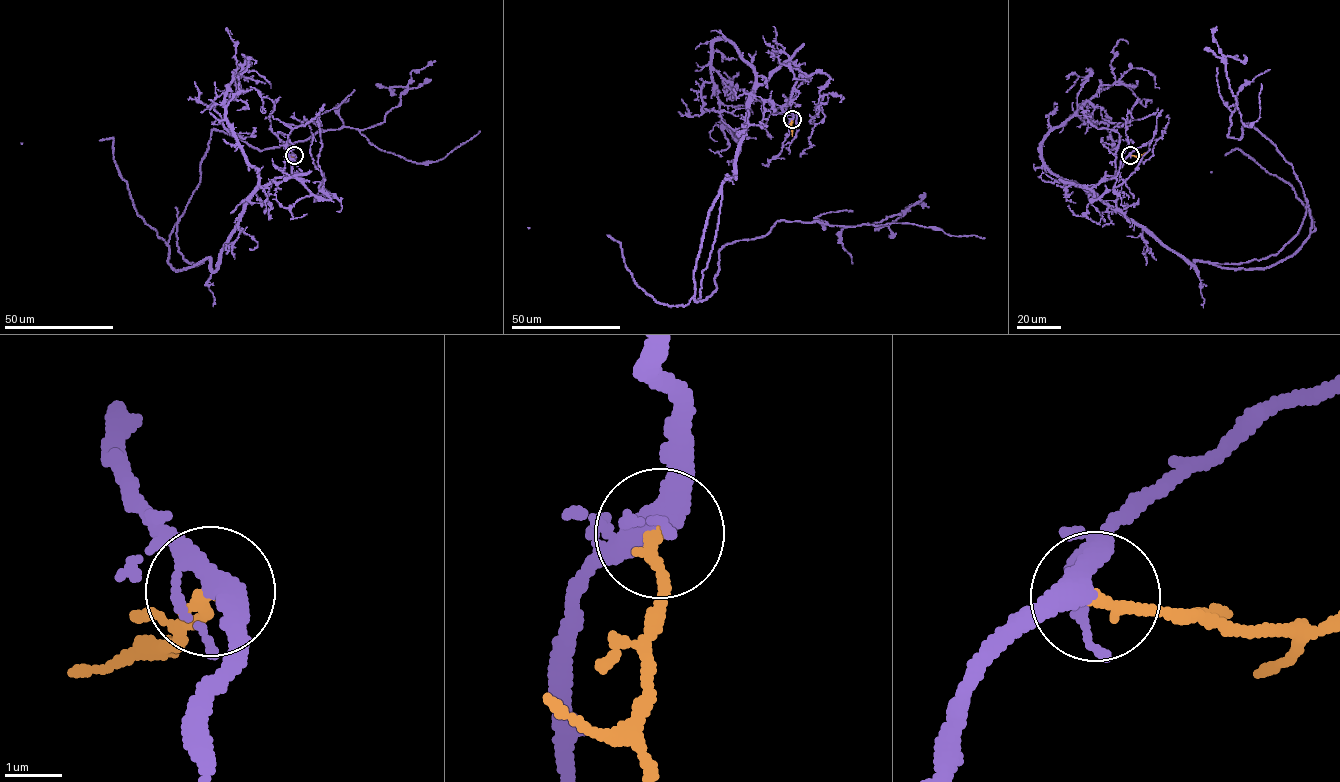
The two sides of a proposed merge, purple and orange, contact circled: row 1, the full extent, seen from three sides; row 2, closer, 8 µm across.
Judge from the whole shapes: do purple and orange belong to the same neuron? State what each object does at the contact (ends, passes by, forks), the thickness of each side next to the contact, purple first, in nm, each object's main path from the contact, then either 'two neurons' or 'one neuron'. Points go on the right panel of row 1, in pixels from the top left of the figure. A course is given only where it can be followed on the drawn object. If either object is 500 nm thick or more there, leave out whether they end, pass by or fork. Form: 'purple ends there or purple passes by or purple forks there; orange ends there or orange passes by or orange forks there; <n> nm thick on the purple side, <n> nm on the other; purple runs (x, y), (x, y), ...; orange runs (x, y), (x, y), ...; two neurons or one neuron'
purple forks there; orange ends there; 320 nm thick on the purple side, 200 nm on the other; purple runs (1130, 155), (1076, 187), (1197, 272), (1275, 265), (1311, 216), (1270, 140), (1227, 136), (1261, 83); orange runs (1130, 155), (1139, 156), (1147, 152); one neuron

